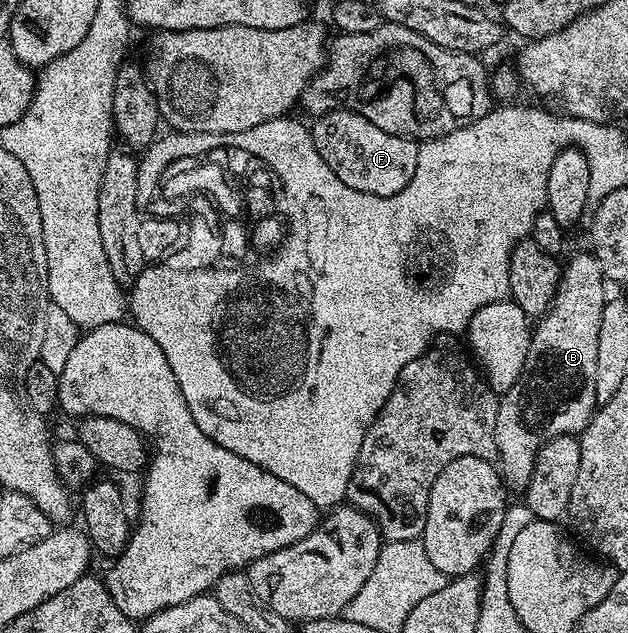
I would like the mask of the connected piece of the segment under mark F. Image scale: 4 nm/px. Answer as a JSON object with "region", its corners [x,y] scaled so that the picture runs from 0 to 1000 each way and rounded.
{"region":[[[527,172],[498,191],[503,193],[495,193],[494,202],[500,232],[506,232],[506,245],[519,251],[519,264],[525,264],[551,295],[583,302],[583,308],[619,311],[640,302],[640,295],[659,283],[669,232],[658,218],[621,213],[621,207],[596,201],[589,188],[561,172]]]}

